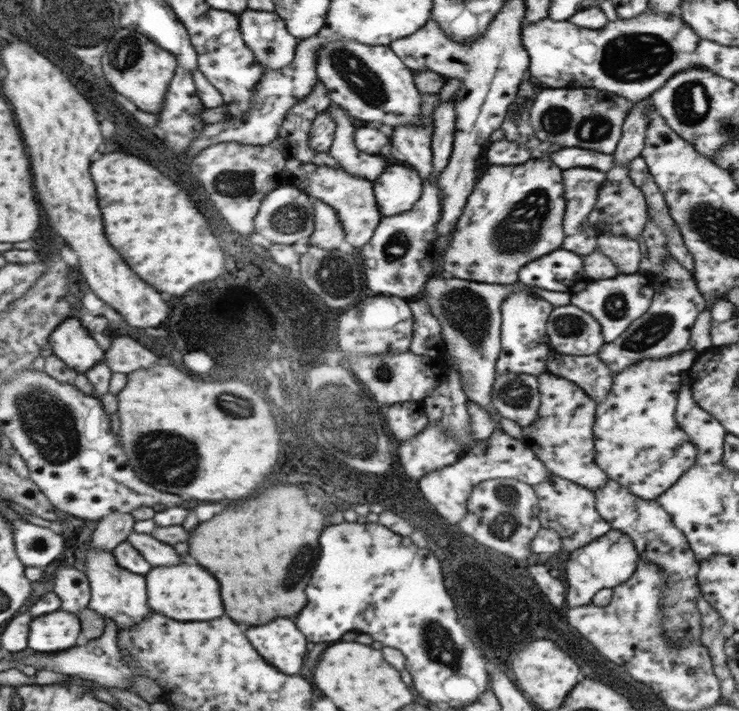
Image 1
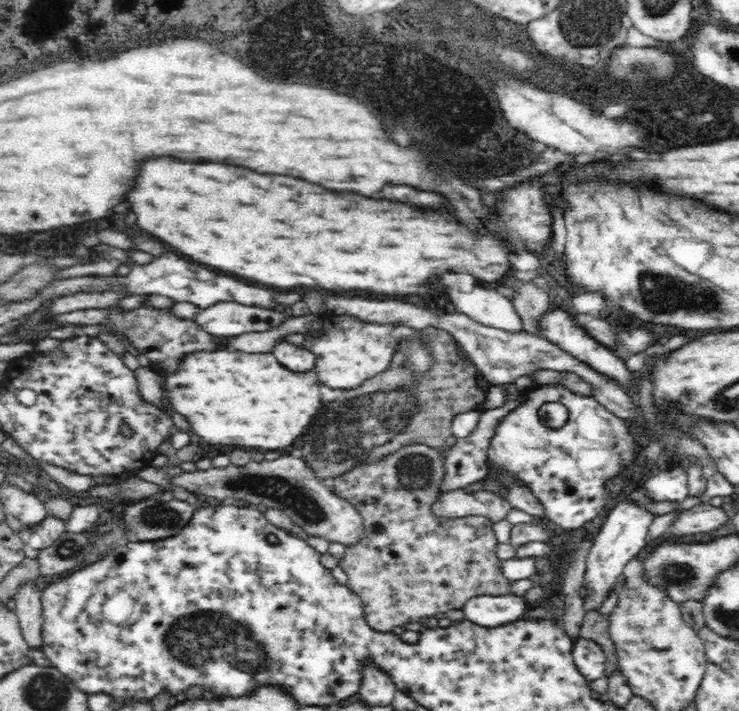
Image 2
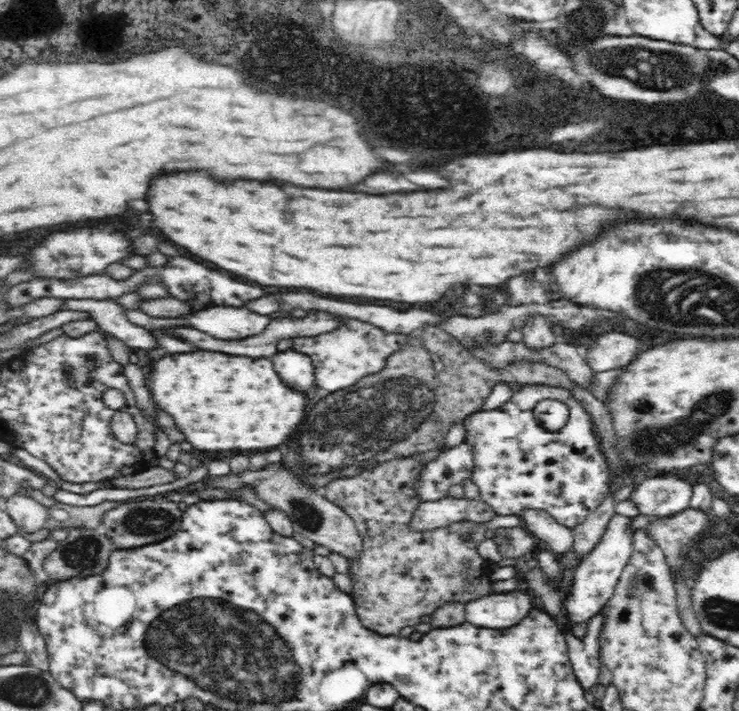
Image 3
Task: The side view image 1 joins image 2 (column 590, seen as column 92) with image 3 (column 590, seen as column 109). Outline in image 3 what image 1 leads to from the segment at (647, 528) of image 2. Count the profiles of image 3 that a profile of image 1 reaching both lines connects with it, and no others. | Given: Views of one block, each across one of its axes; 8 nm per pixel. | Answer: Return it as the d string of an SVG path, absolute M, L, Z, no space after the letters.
M614 514L612 520L608 522L600 542L596 544L596 548L580 562L580 566L576 568L574 574L574 586L570 596L566 598L566 610L568 610L568 618L574 622L588 622L592 616L596 616L598 612L602 612L606 608L606 604L610 602L610 598L616 592L616 586L620 584L620 574L626 568L630 556L632 556L632 548L634 548L634 530L632 530L632 520L628 516L620 516Z

